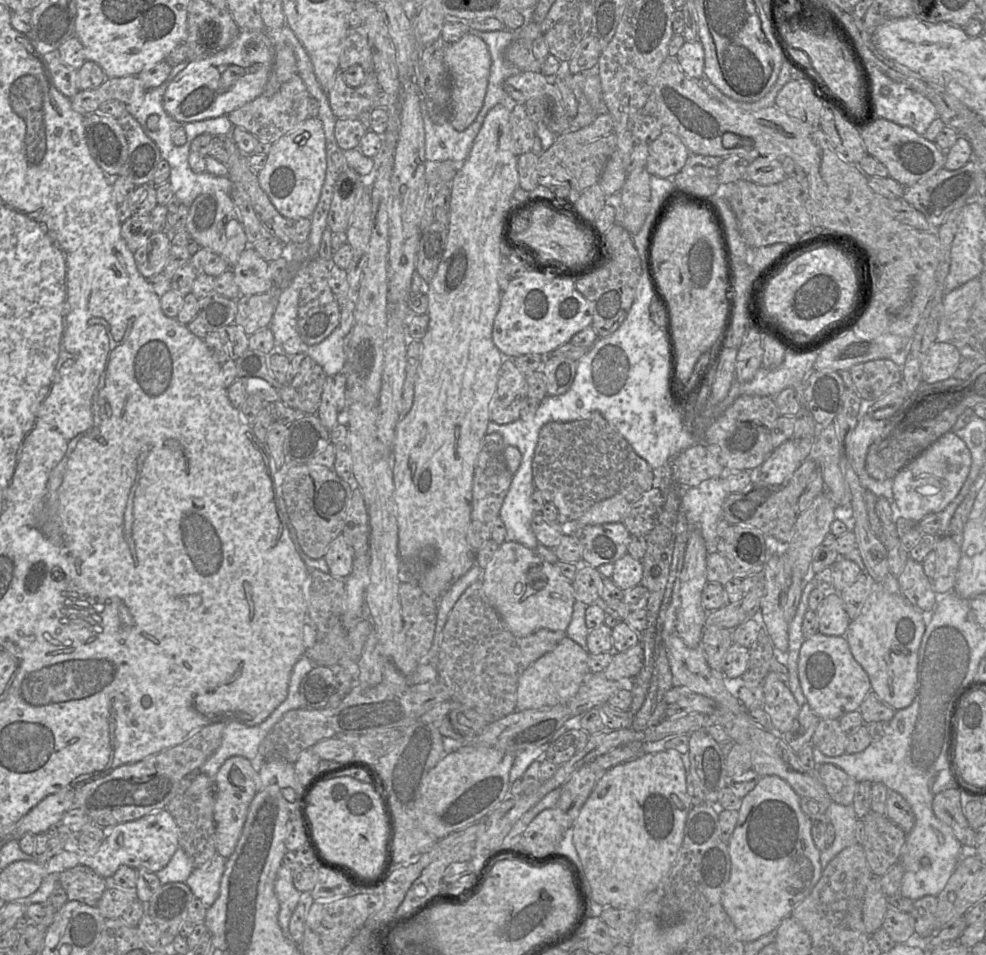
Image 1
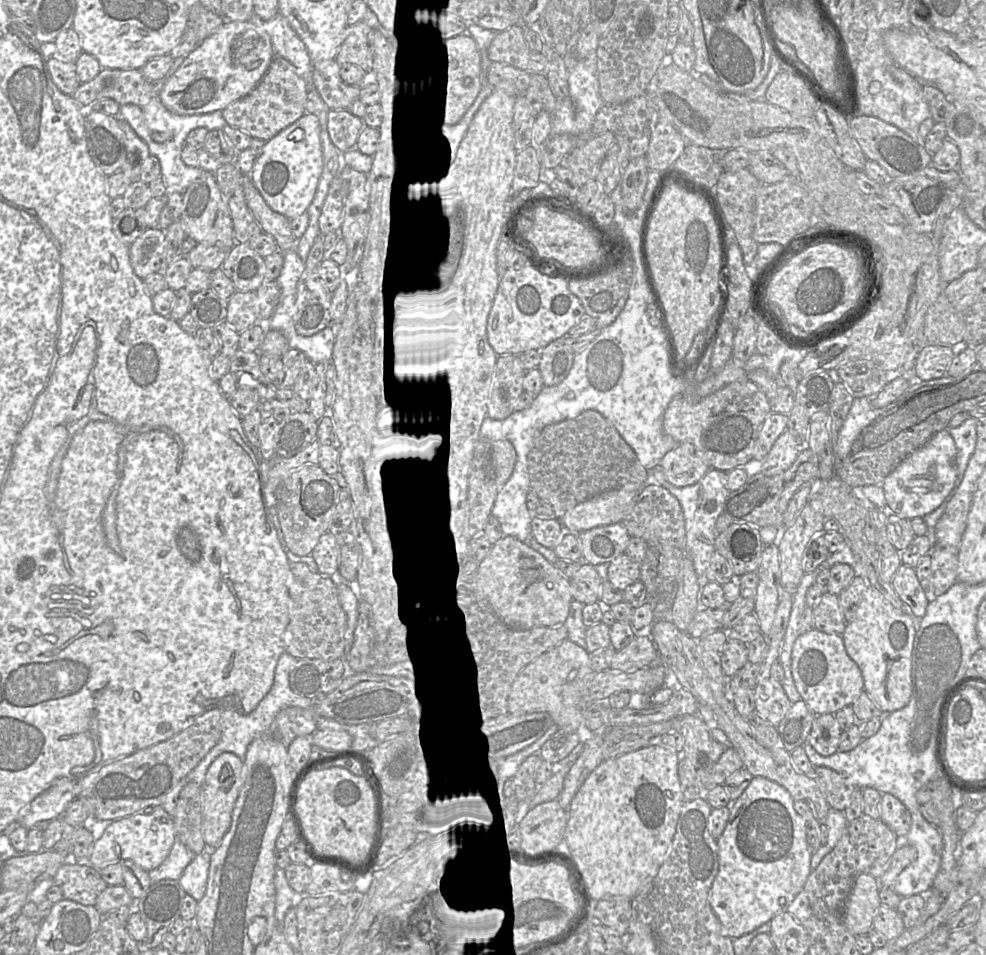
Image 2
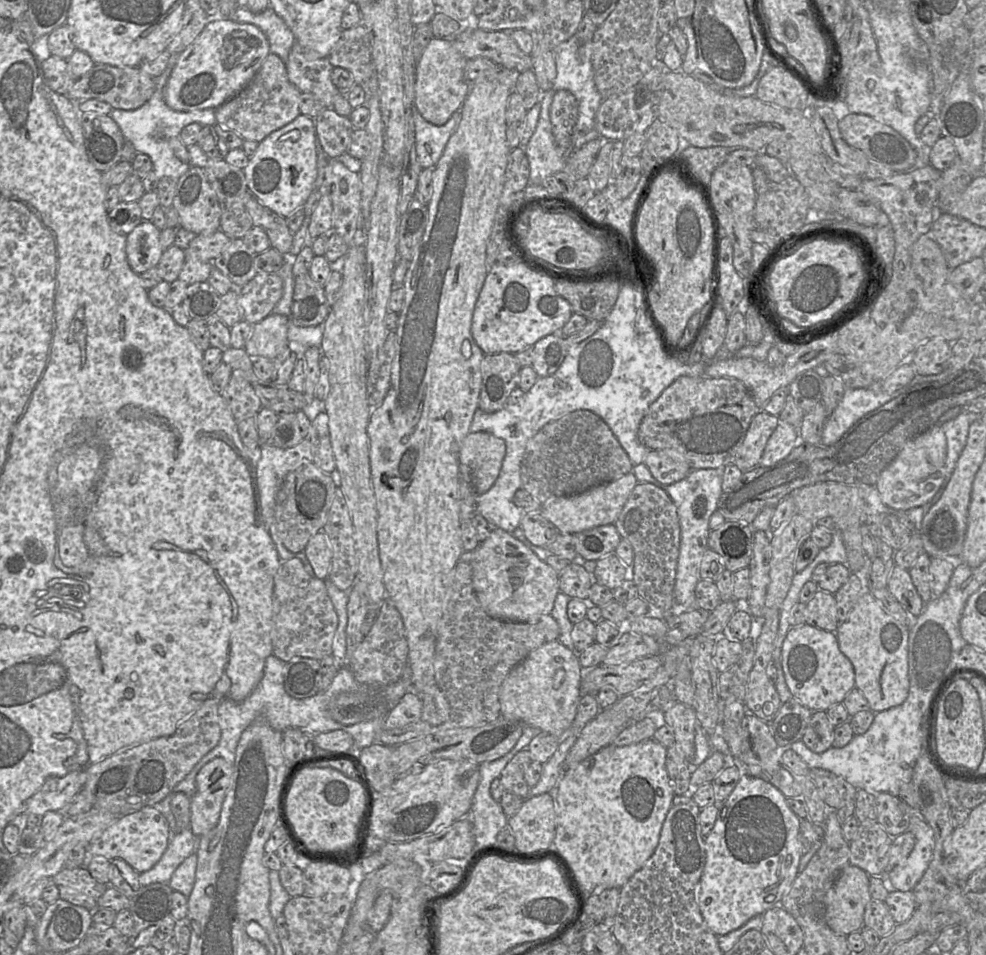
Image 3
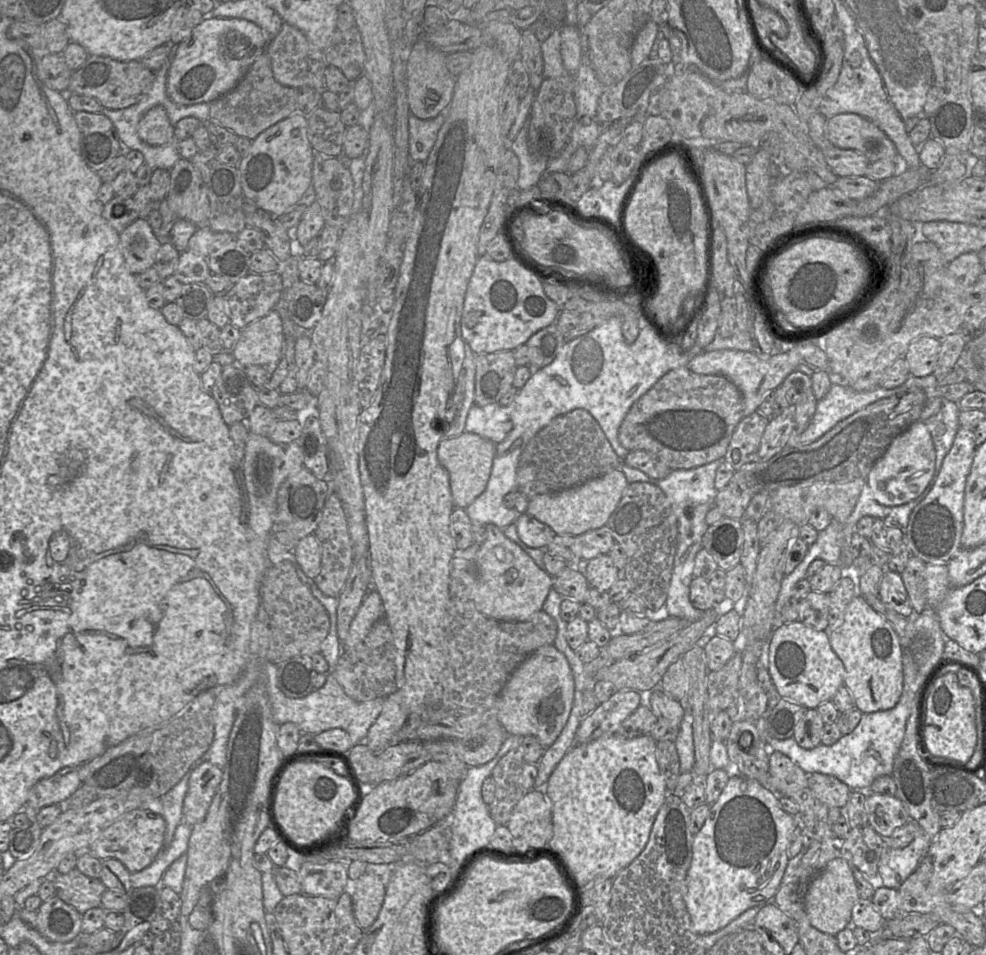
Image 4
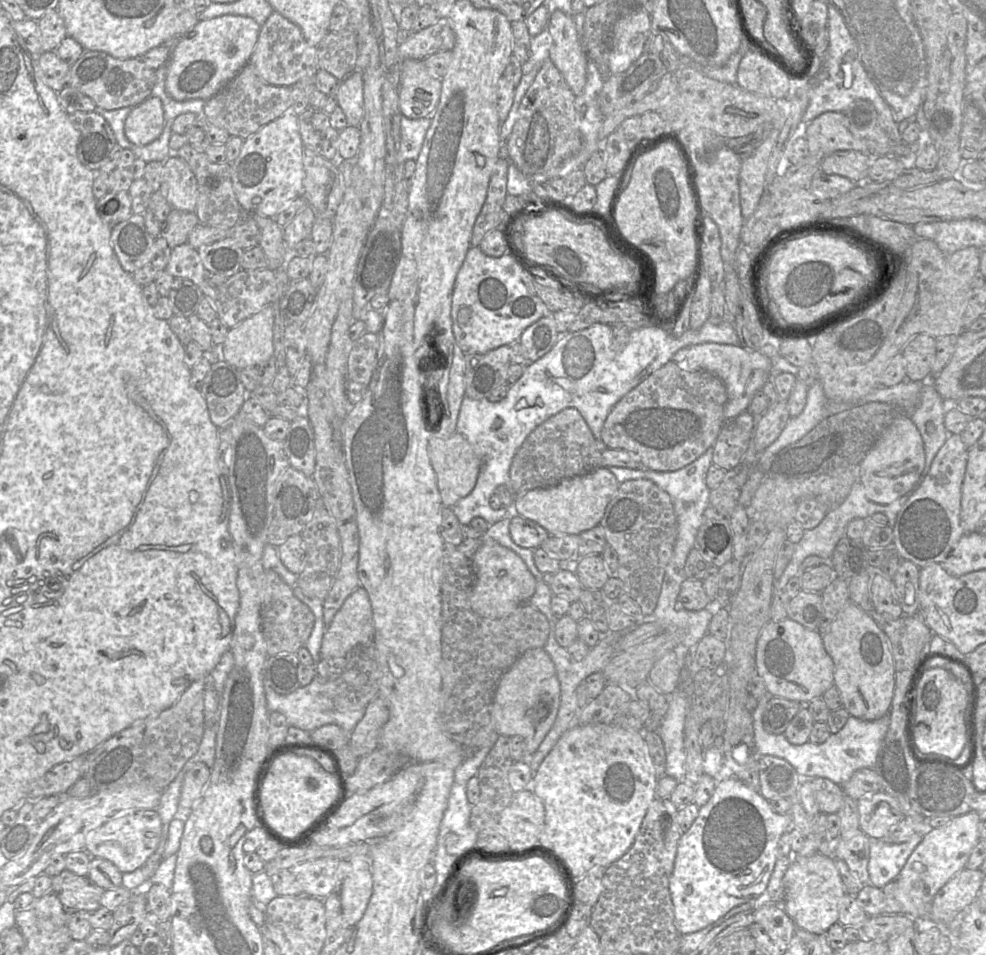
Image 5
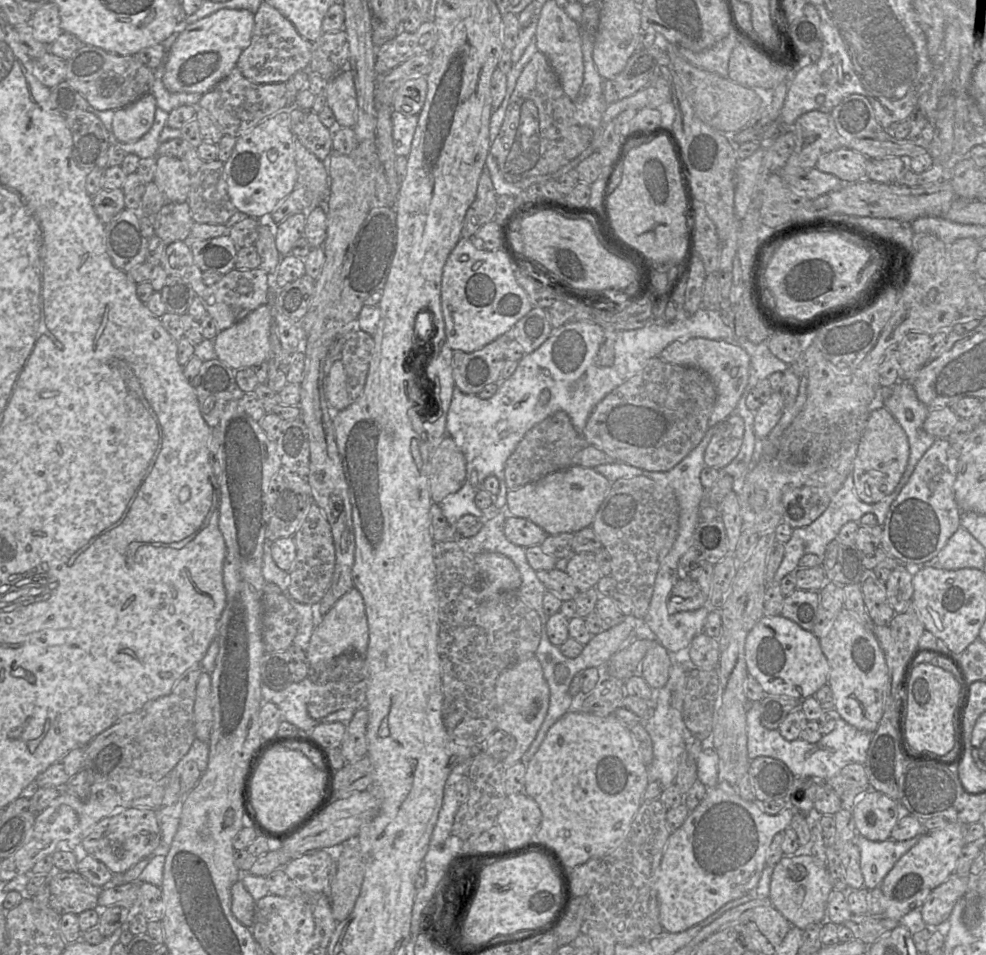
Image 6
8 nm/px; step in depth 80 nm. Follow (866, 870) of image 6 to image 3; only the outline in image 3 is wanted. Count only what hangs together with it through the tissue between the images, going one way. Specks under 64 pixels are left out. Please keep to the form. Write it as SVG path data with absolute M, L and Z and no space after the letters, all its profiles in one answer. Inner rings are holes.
M913 809L909 831L915 837L914 849L904 861L883 875L893 890L901 892L912 892L928 869L935 849L933 829Z

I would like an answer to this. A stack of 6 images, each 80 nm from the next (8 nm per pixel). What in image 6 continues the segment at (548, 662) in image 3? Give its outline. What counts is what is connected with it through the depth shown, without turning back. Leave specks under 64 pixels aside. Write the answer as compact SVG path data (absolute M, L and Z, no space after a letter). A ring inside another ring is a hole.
M534 655L500 673L493 688L493 718L496 730L516 739L515 749L503 760L505 768L521 761L534 741L549 707L550 692L540 661Z

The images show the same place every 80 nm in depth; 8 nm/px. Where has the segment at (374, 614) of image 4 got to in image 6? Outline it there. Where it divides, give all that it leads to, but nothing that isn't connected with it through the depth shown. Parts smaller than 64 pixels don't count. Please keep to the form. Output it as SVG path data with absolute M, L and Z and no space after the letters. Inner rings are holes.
M355 587L346 592L334 606L322 616L316 625L305 651L310 667L348 651L364 654L369 643L369 628L365 604L361 593Z

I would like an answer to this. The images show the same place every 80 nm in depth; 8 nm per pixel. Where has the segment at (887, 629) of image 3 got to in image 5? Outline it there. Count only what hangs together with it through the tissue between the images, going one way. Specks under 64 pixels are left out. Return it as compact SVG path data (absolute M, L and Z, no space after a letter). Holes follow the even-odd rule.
M849 602L822 633L825 650L834 663L834 686L851 717L874 721L888 714L895 690L895 664L890 641L874 619Z

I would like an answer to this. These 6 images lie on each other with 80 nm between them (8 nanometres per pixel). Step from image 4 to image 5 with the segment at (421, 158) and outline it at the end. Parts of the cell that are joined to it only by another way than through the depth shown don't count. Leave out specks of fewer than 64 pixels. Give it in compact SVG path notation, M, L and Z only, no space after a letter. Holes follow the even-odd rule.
M402 115L400 121L401 140L399 151L403 160L418 158L431 118L410 119Z

